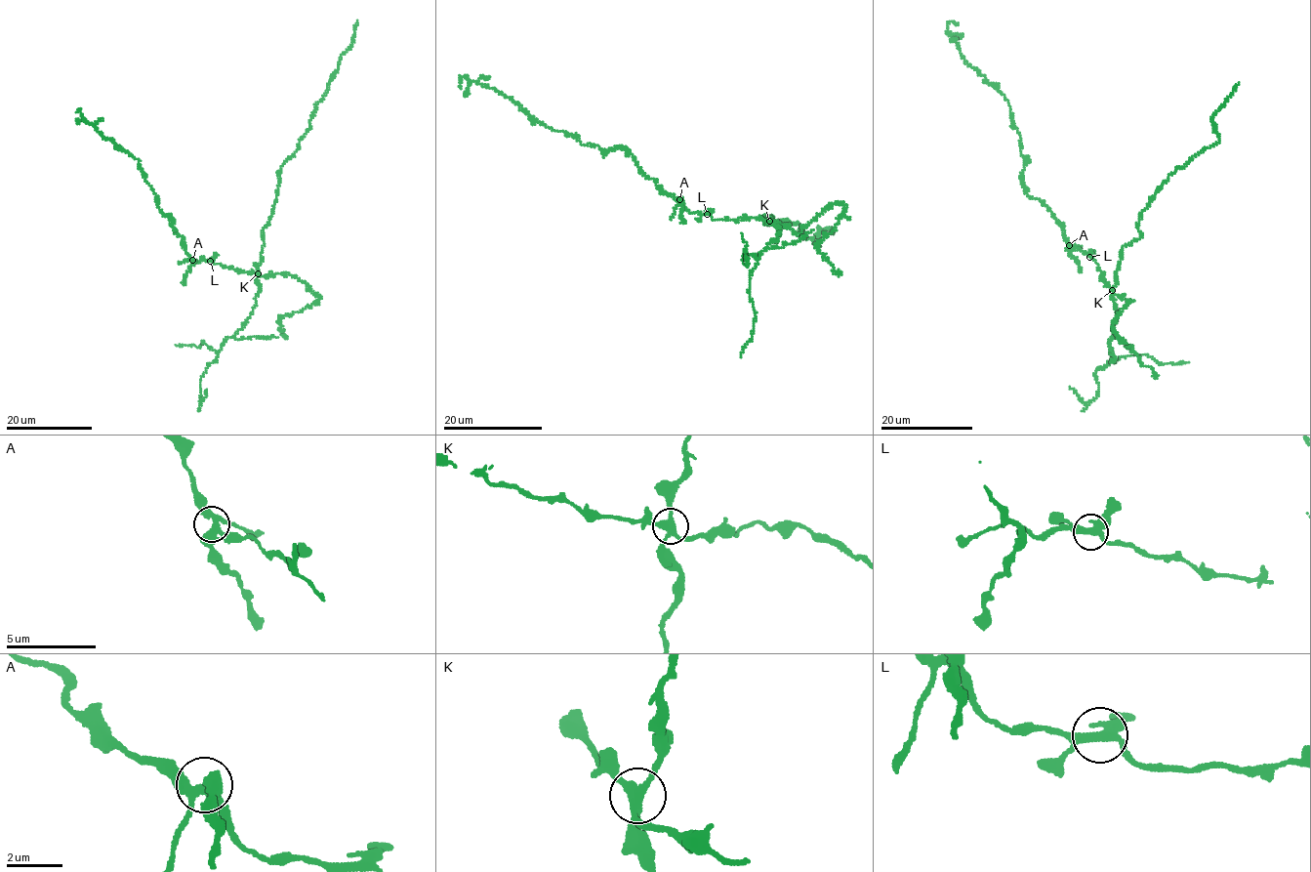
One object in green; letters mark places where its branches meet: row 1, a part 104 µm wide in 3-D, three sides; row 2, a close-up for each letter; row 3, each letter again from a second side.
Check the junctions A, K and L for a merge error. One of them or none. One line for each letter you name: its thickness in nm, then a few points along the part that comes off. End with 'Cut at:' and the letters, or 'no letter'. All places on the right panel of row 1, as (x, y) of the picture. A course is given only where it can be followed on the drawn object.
K: 300 nm thick; foreign part runs (1113, 290), (1122, 248), (1141, 237), (1138, 219), (1150, 199), (1177, 169), (1218, 141), (1212, 115), (1239, 83)
Cut at: K

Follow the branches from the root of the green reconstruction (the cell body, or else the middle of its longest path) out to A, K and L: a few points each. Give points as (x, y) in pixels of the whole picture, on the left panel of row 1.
A: (230, 268), (192, 260)
K: (230, 268), (258, 273)
L: (230, 268), (210, 261)

